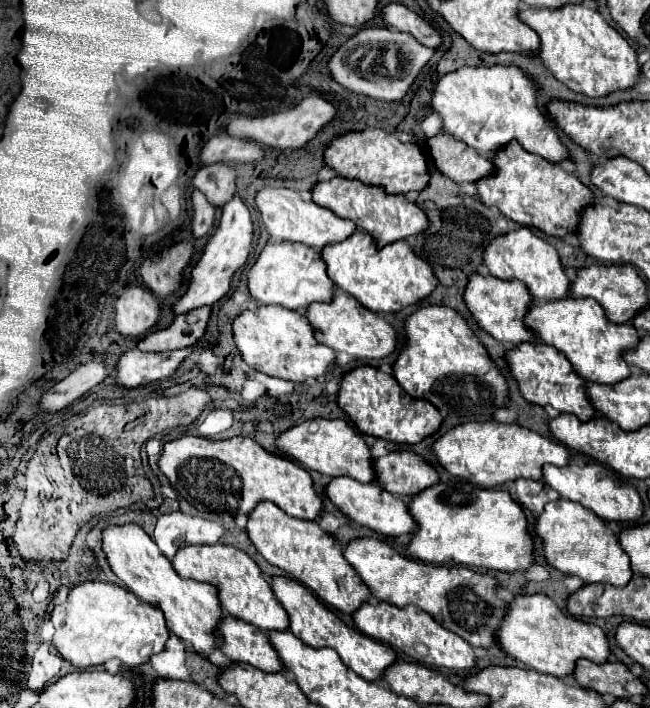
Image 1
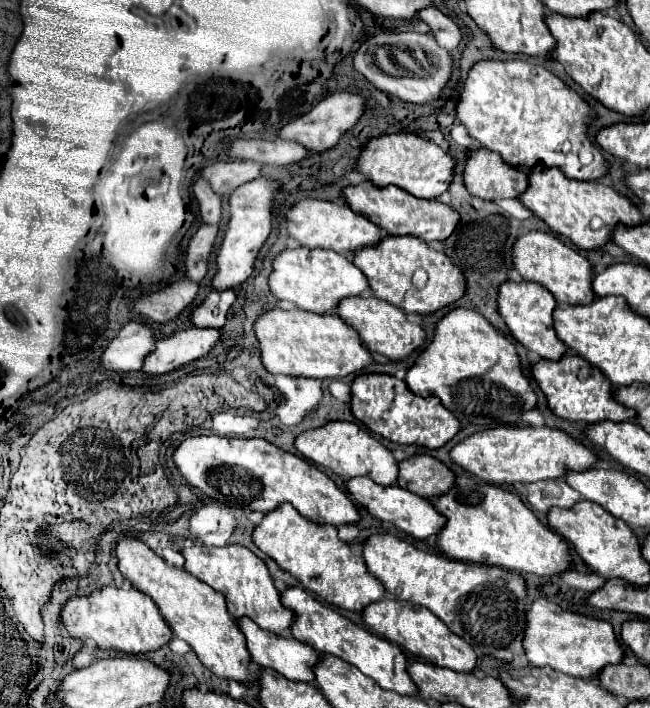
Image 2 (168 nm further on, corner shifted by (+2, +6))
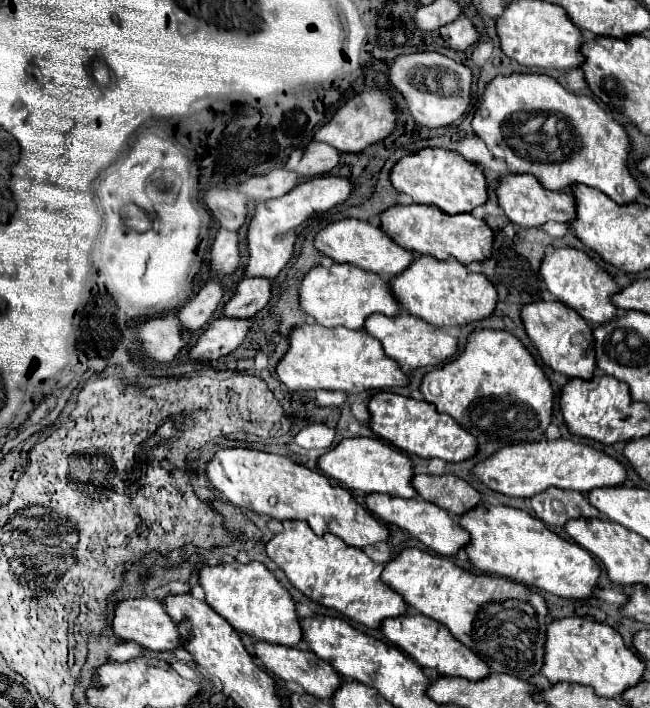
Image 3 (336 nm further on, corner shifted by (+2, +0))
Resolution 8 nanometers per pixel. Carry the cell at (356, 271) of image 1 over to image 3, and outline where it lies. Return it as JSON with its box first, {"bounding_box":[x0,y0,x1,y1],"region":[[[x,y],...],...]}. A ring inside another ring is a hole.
{"bounding_box":[389,255,497,327],"region":[[[423,255],[415,259],[407,269],[403,269],[403,273],[391,277],[389,289],[403,311],[435,327],[459,327],[463,323],[479,321],[491,315],[497,303],[497,293],[489,279],[481,273],[469,271],[457,259],[439,261]]]}

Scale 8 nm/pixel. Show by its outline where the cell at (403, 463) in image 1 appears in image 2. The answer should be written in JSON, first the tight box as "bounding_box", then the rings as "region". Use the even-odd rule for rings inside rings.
{"bounding_box":[397,455,455,499],"region":[[[417,455],[417,459],[399,463],[397,485],[419,497],[435,499],[455,487],[455,473],[431,455]]]}

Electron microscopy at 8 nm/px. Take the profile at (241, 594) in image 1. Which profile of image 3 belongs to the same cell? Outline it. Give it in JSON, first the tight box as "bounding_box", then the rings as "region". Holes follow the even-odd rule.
{"bounding_box":[199,561,303,645],"region":[[[259,561],[251,563],[219,563],[203,565],[199,571],[199,583],[205,591],[205,601],[239,631],[247,633],[257,641],[297,645],[303,639],[299,617],[295,613],[295,603],[285,587],[279,585],[275,575]]]}

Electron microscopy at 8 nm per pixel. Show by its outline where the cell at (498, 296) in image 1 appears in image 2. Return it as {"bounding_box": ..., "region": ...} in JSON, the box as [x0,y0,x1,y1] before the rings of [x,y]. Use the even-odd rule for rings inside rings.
{"bounding_box":[499,281,567,361],"region":[[[507,281],[499,287],[499,313],[509,325],[513,337],[529,351],[535,351],[543,359],[551,359],[551,361],[559,361],[567,353],[567,345],[555,335],[555,329],[553,329],[555,307],[557,307],[555,297],[539,283]]]}

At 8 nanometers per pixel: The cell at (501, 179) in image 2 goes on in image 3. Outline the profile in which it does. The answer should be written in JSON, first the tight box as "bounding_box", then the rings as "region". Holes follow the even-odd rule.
{"bounding_box":[495,173,575,227],"region":[[[509,173],[509,175],[499,177],[497,185],[495,185],[495,195],[497,195],[499,207],[503,209],[503,213],[509,217],[511,223],[515,223],[519,227],[539,227],[545,221],[567,223],[567,221],[571,221],[571,217],[575,217],[573,197],[567,191],[543,189],[539,185],[539,181],[535,181],[535,177],[531,177],[531,175]]]}

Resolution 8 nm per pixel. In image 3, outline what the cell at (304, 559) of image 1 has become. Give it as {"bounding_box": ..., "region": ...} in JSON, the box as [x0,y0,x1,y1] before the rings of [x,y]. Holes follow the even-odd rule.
{"bounding_box":[265,521,405,629],"region":[[[285,521],[283,531],[273,535],[265,545],[265,551],[303,595],[335,609],[355,623],[377,629],[383,619],[405,613],[405,601],[401,595],[381,581],[383,565],[375,565],[361,549],[347,545],[333,533],[319,537],[305,521]]]}

